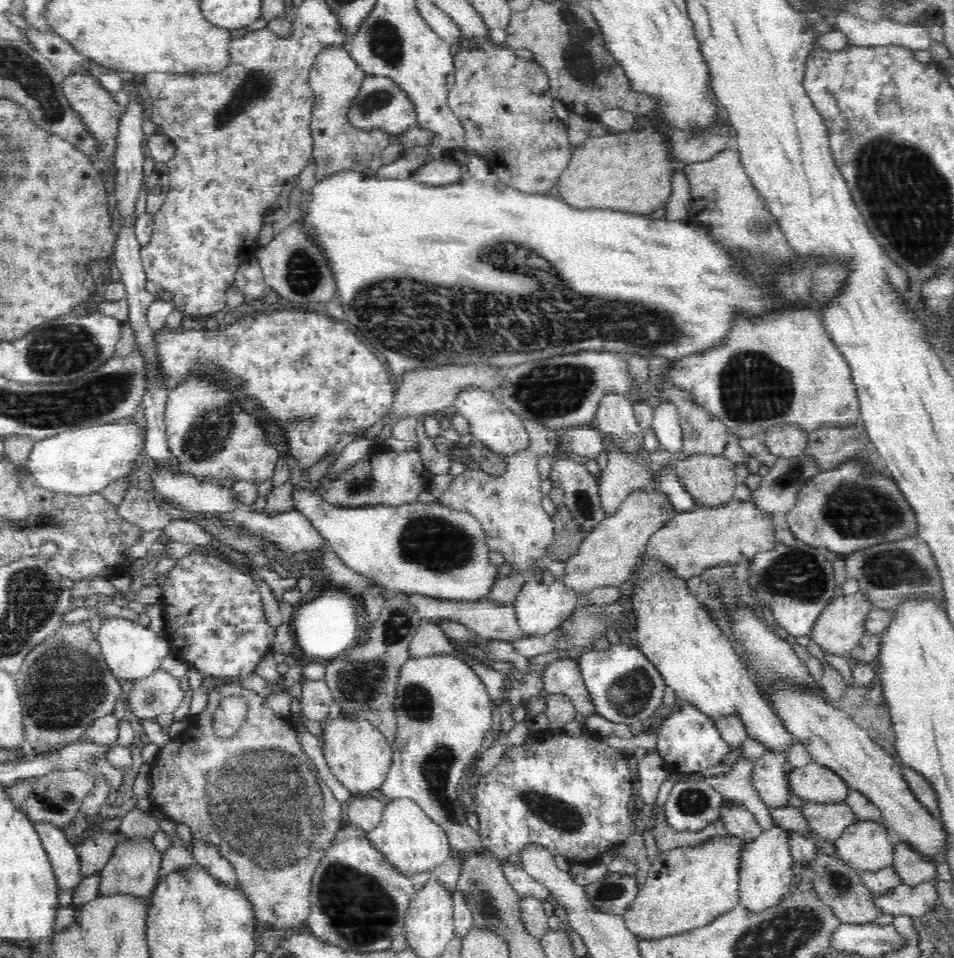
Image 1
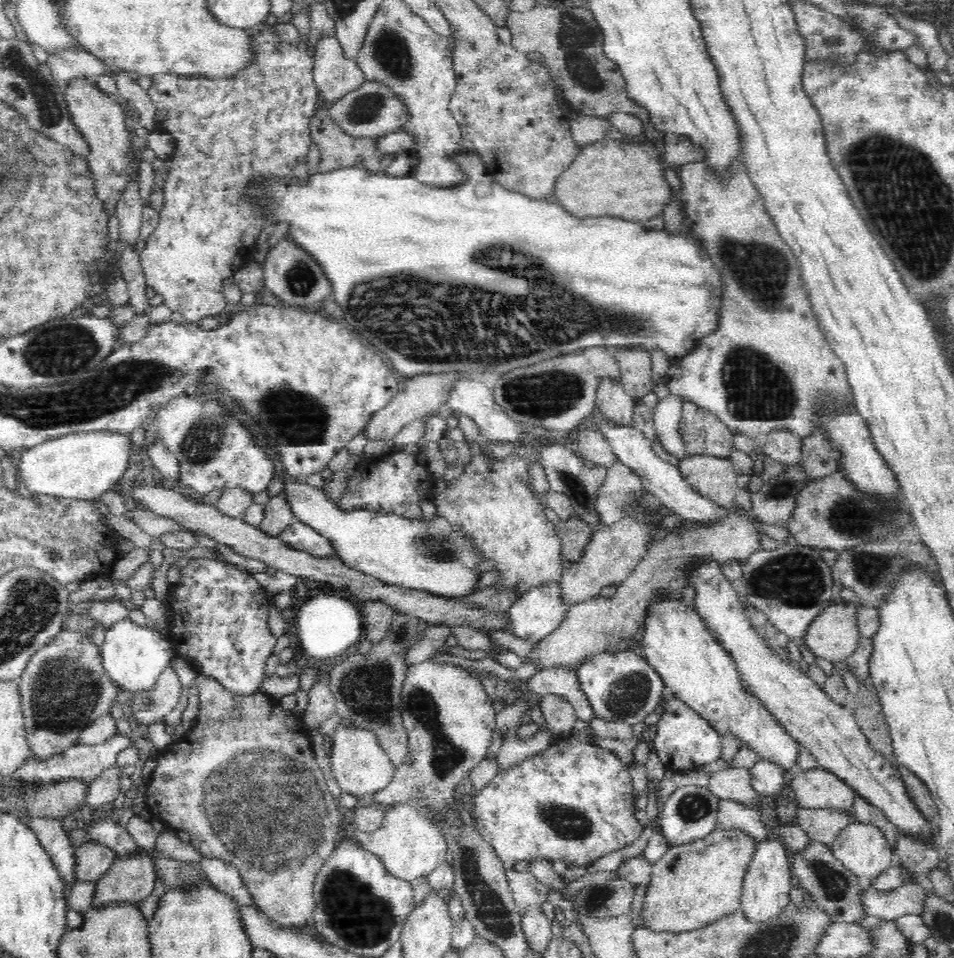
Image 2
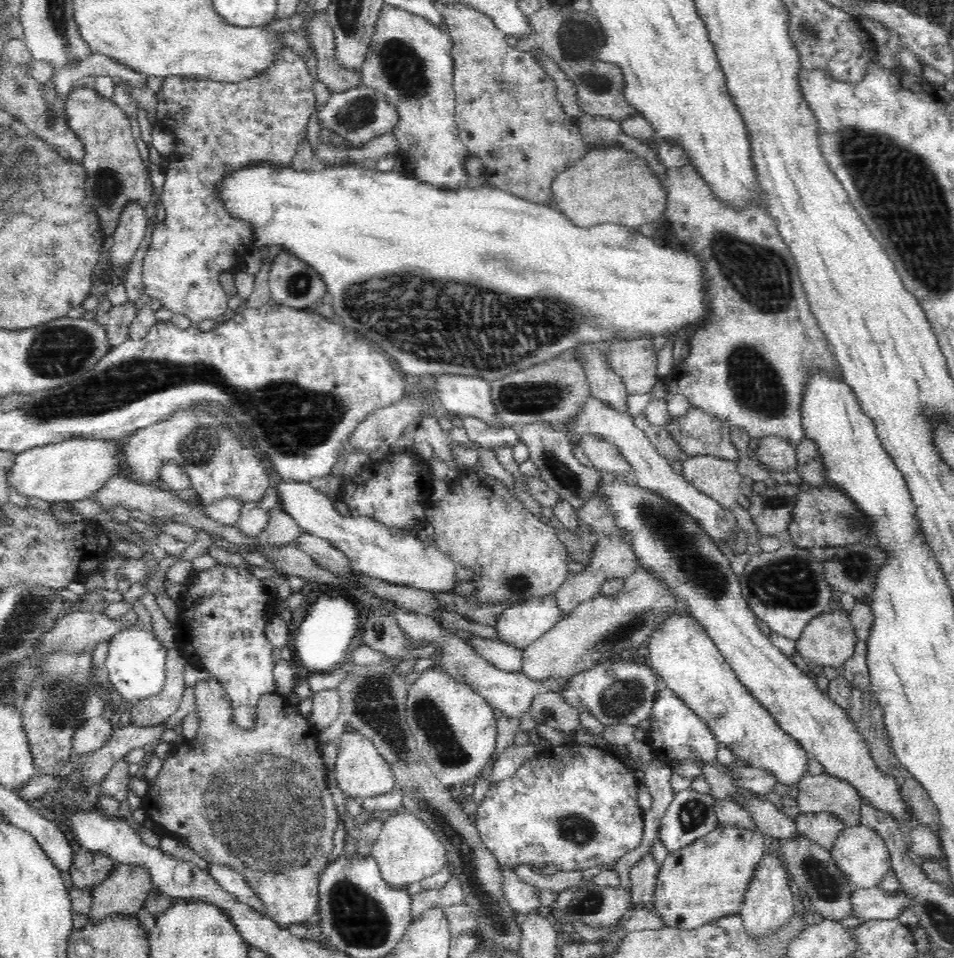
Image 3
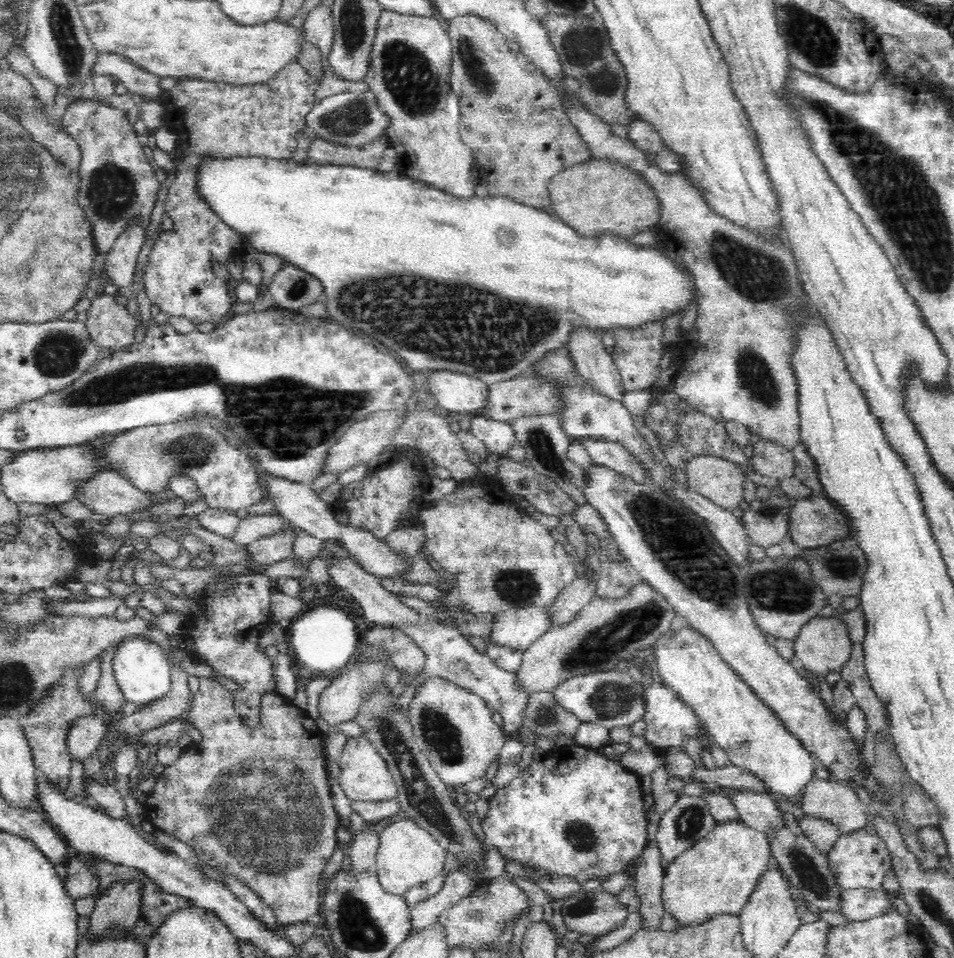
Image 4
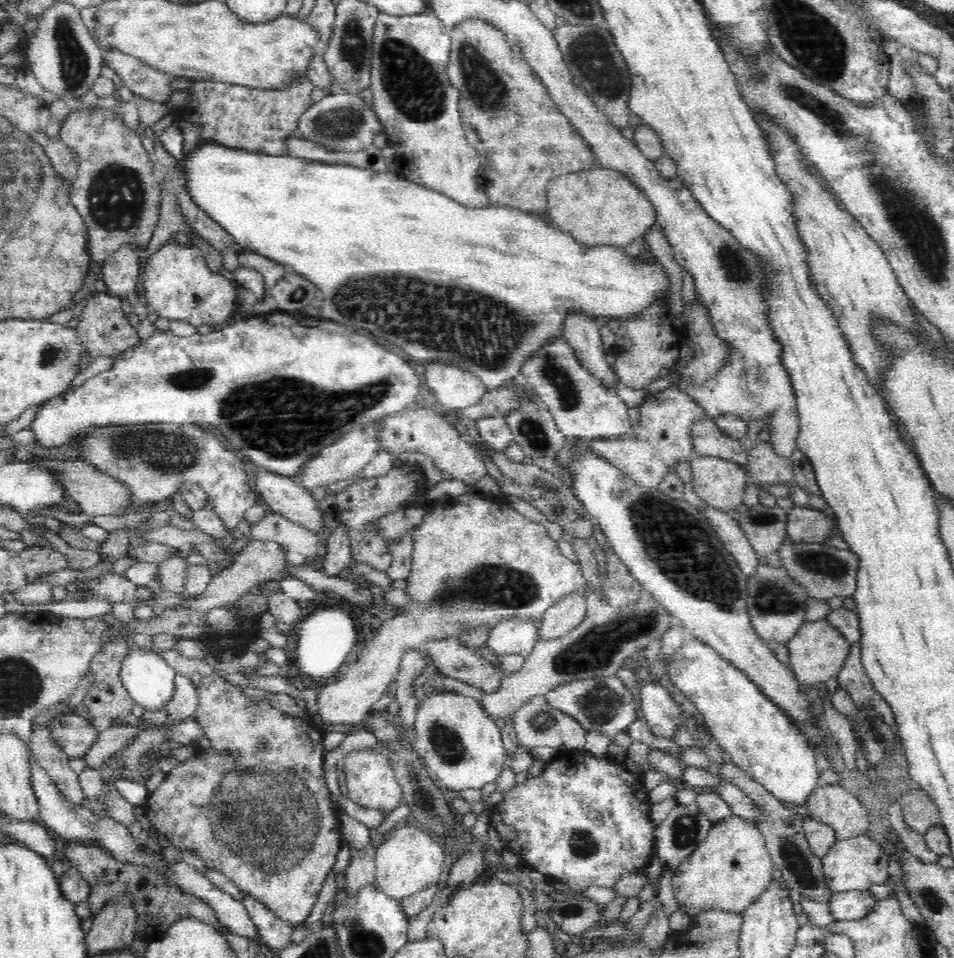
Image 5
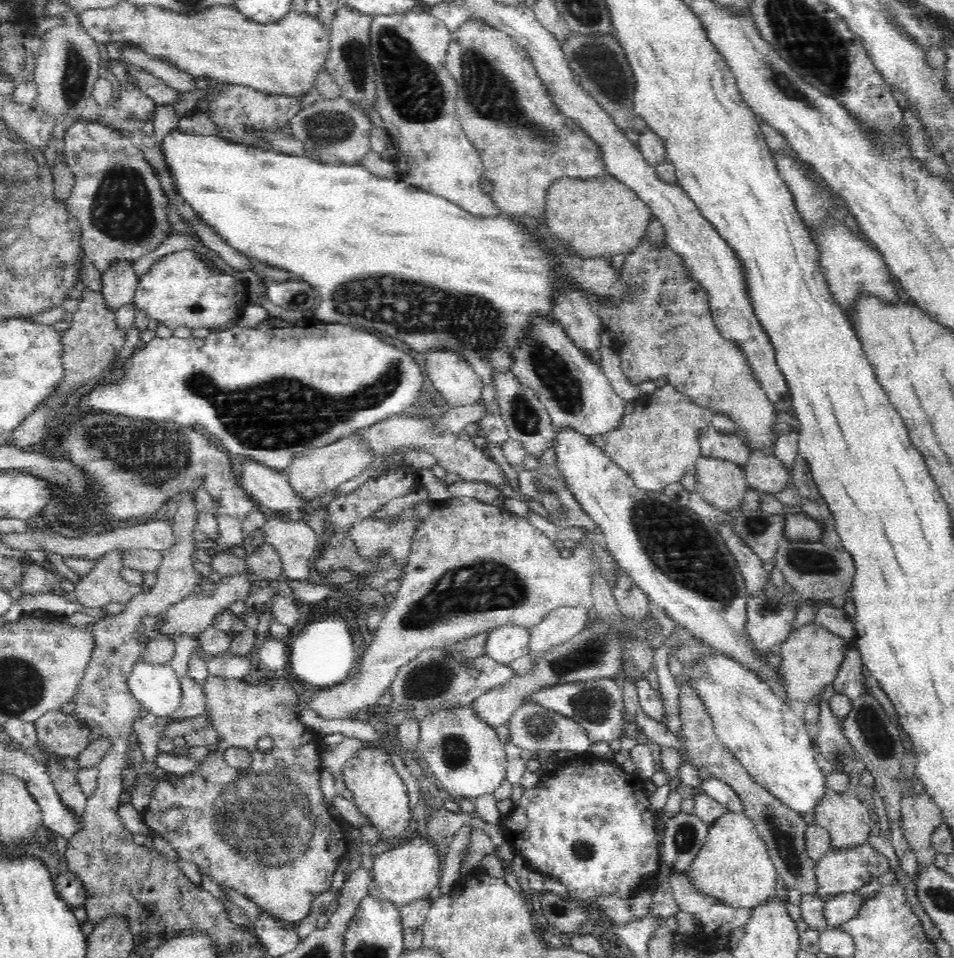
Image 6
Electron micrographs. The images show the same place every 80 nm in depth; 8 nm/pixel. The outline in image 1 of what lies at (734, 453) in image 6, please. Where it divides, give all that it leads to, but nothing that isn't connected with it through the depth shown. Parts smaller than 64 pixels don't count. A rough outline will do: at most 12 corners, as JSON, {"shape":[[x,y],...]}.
{"shape":[[664,384],[677,406],[685,456],[724,455],[733,435],[690,393]]}

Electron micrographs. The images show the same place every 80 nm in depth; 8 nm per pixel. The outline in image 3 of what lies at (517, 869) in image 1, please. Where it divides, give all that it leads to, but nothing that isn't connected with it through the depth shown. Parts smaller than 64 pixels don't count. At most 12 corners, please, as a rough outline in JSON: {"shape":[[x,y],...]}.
{"shape":[[503,868],[502,895],[514,912],[541,906],[537,886]]}

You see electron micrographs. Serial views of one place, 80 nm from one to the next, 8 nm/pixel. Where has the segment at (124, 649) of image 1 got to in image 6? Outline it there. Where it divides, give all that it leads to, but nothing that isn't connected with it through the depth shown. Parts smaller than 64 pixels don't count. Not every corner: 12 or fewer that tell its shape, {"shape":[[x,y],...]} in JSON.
{"shape":[[138,659],[127,680],[149,714],[170,717],[182,706],[171,665]]}

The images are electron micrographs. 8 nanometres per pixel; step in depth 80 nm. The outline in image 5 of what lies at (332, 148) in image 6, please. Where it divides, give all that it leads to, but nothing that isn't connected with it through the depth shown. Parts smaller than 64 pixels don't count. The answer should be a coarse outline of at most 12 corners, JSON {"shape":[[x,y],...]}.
{"shape":[[336,92],[298,118],[302,139],[339,154],[383,125],[361,96]]}

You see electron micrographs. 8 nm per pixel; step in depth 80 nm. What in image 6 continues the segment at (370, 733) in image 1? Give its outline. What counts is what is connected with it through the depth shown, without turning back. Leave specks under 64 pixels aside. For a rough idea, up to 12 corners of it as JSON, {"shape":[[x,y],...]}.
{"shape":[[360,748],[342,770],[381,841],[419,825],[384,749]]}

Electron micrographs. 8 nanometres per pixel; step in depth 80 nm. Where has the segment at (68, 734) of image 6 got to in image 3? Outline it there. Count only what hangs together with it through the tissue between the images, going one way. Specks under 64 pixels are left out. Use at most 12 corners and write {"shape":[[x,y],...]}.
{"shape":[[106,718],[86,720],[72,734],[72,755],[98,750],[113,734]]}

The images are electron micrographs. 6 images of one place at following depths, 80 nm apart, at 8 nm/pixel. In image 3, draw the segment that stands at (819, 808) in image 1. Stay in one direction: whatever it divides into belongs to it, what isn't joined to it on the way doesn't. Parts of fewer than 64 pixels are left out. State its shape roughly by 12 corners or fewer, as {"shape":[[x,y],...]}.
{"shape":[[800,813],[799,834],[831,851],[844,823],[830,813]]}

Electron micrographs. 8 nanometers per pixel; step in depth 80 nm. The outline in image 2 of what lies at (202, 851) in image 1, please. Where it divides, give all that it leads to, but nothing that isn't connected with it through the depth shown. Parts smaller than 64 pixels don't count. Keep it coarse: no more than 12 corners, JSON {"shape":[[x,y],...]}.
{"shape":[[216,858],[198,866],[216,890],[255,906],[239,870]]}

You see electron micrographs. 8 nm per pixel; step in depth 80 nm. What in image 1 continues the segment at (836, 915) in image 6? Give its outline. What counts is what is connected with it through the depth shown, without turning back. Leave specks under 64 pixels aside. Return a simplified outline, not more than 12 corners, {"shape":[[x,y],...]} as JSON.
{"shape":[[933,882],[902,883],[873,902],[880,914],[922,918],[938,903]]}

